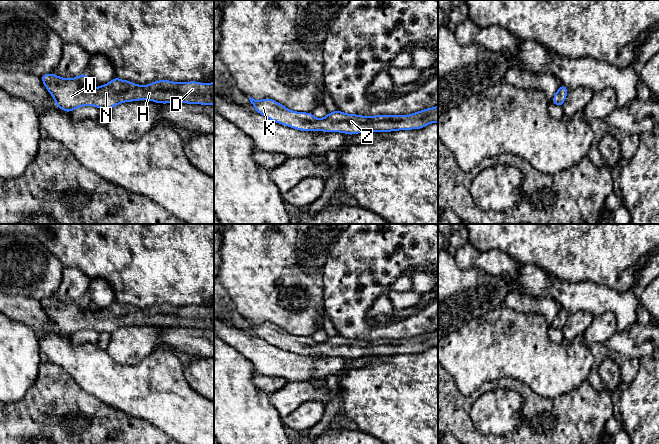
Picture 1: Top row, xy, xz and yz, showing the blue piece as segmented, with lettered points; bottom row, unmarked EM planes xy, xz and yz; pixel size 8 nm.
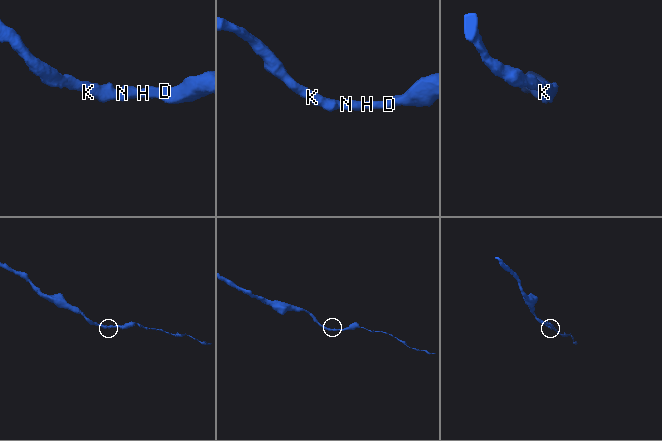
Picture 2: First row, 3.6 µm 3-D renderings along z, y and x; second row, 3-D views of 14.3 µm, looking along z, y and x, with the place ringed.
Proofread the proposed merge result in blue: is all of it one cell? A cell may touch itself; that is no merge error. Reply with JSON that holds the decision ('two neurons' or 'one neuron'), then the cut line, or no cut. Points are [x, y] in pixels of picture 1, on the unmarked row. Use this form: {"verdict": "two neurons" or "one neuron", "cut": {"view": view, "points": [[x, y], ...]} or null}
{"verdict": "one neuron", "cut": null}

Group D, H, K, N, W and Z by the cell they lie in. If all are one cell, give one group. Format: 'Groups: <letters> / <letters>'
Groups: D H K N W Z

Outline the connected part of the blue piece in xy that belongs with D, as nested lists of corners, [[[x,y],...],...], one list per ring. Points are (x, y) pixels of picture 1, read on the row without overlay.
[[[47,297],[40,302],[54,322],[55,329],[68,337],[83,330],[111,334],[121,327],[140,324],[161,328],[214,329],[214,306],[157,304],[147,309],[138,309],[115,300],[109,307],[92,312],[86,297],[75,302]]]

